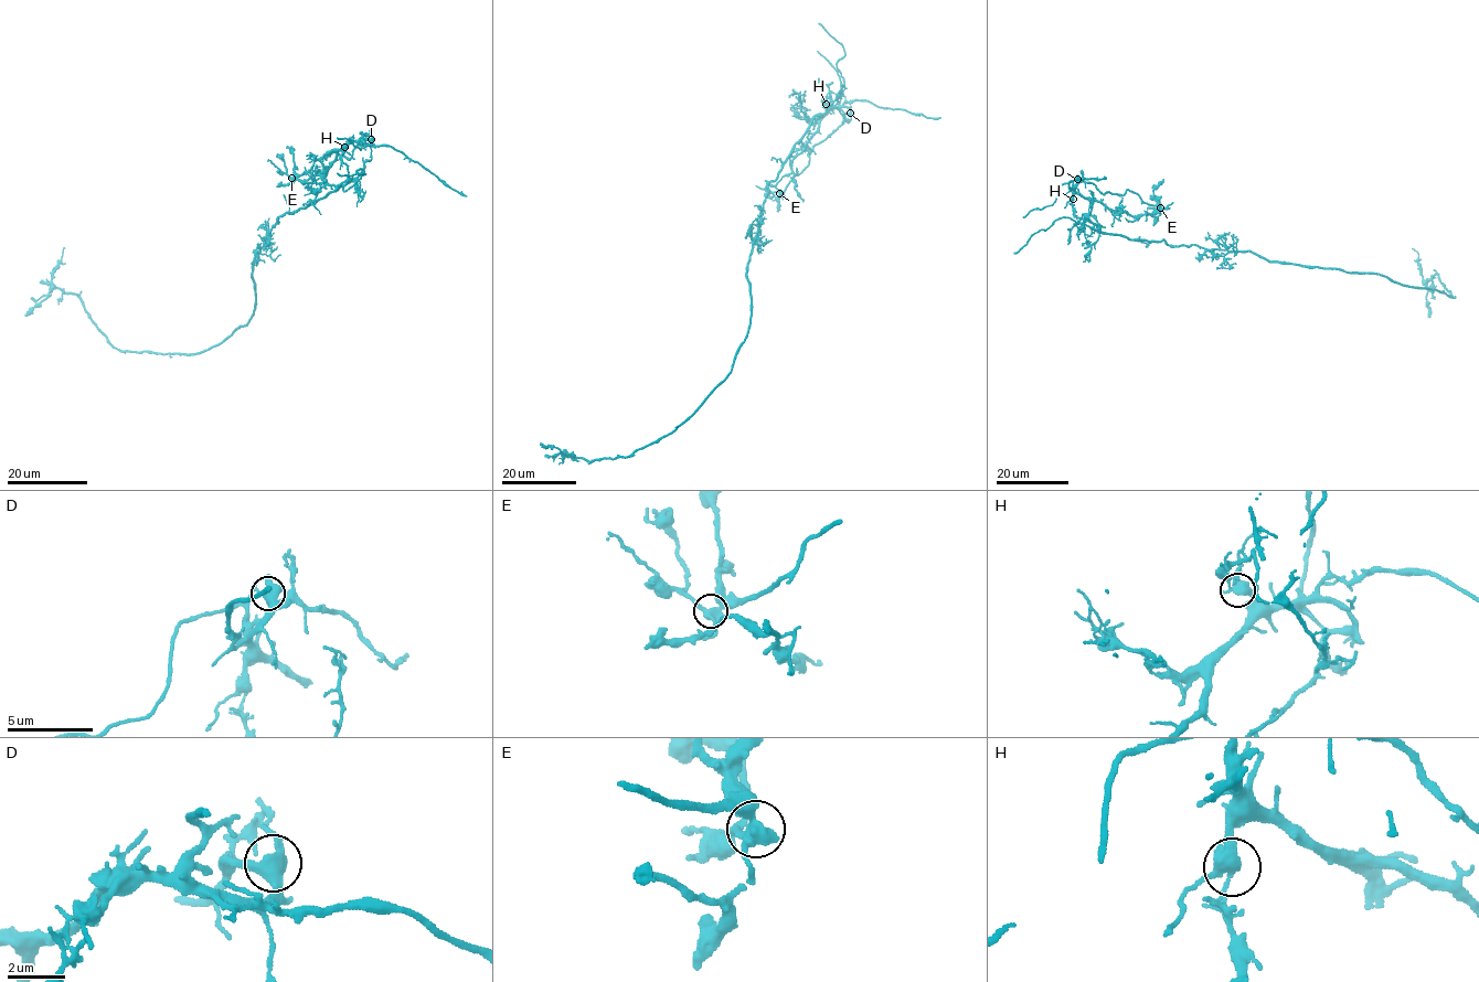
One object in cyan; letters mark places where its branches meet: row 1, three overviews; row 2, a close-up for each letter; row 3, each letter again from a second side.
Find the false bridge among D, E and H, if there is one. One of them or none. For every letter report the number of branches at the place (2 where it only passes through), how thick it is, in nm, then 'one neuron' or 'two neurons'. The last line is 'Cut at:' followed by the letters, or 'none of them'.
D: branches 3; calibre 400 nm; one neuron
E: branches 3; calibre 420 nm; one neuron
H: branches 3; calibre 400 nm; two neurons
Cut at: H

